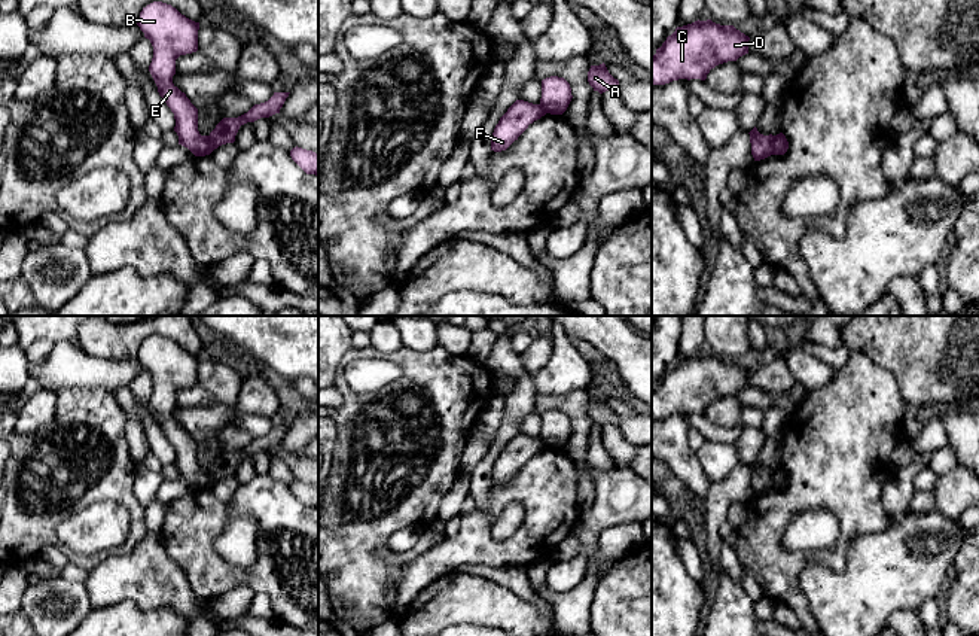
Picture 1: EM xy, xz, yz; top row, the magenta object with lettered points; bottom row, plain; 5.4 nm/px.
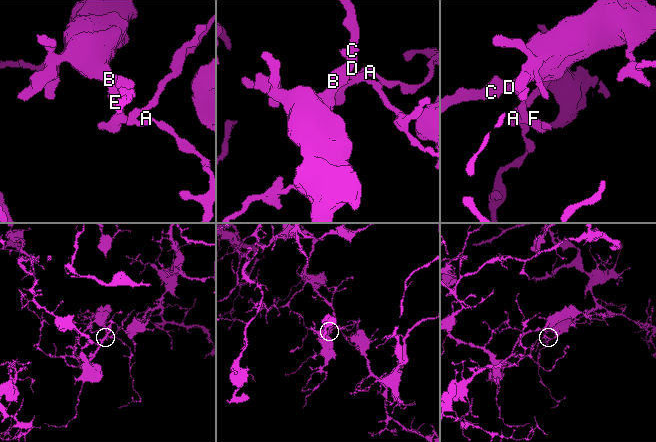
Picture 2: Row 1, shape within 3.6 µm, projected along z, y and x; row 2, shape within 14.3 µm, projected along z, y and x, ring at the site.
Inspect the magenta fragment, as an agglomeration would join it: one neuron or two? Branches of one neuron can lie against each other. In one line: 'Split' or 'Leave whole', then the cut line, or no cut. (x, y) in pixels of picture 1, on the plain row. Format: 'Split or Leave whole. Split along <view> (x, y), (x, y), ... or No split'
Split. Split along yz (775, 469), (772, 487)

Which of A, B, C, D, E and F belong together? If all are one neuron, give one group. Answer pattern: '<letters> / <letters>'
A / B C D E F

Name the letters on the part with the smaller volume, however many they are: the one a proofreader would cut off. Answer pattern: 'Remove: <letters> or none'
Remove: A

